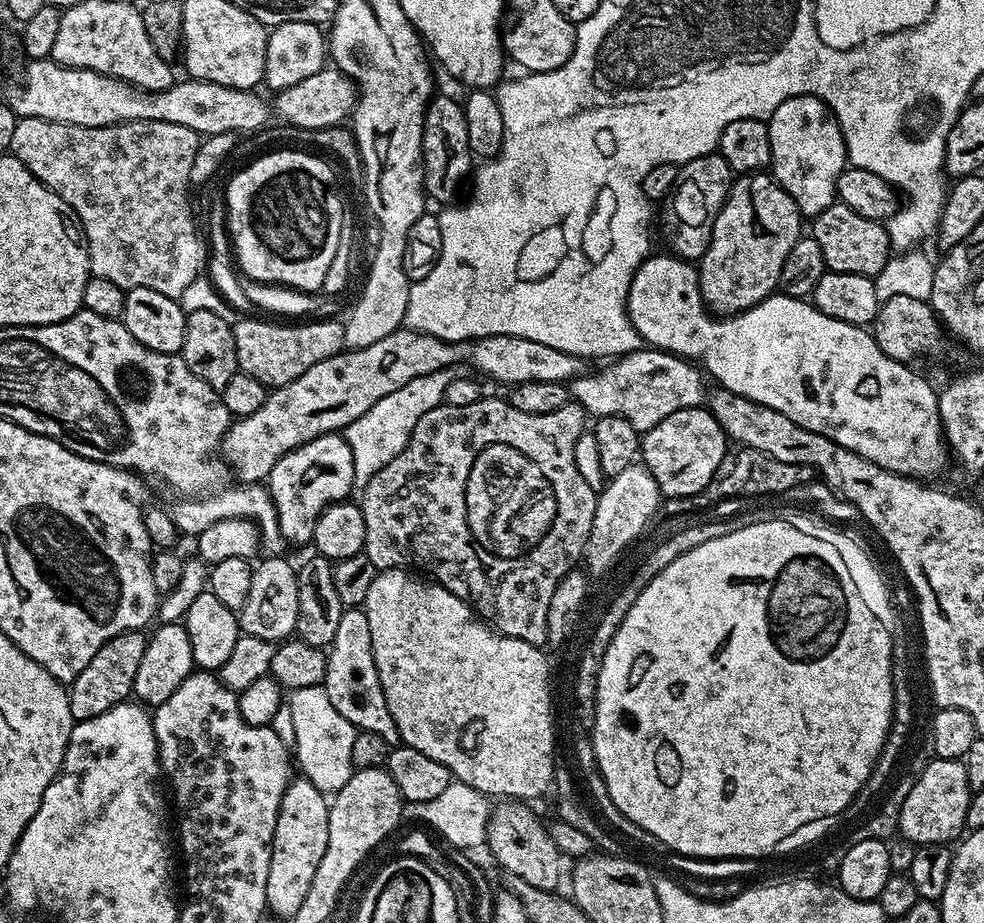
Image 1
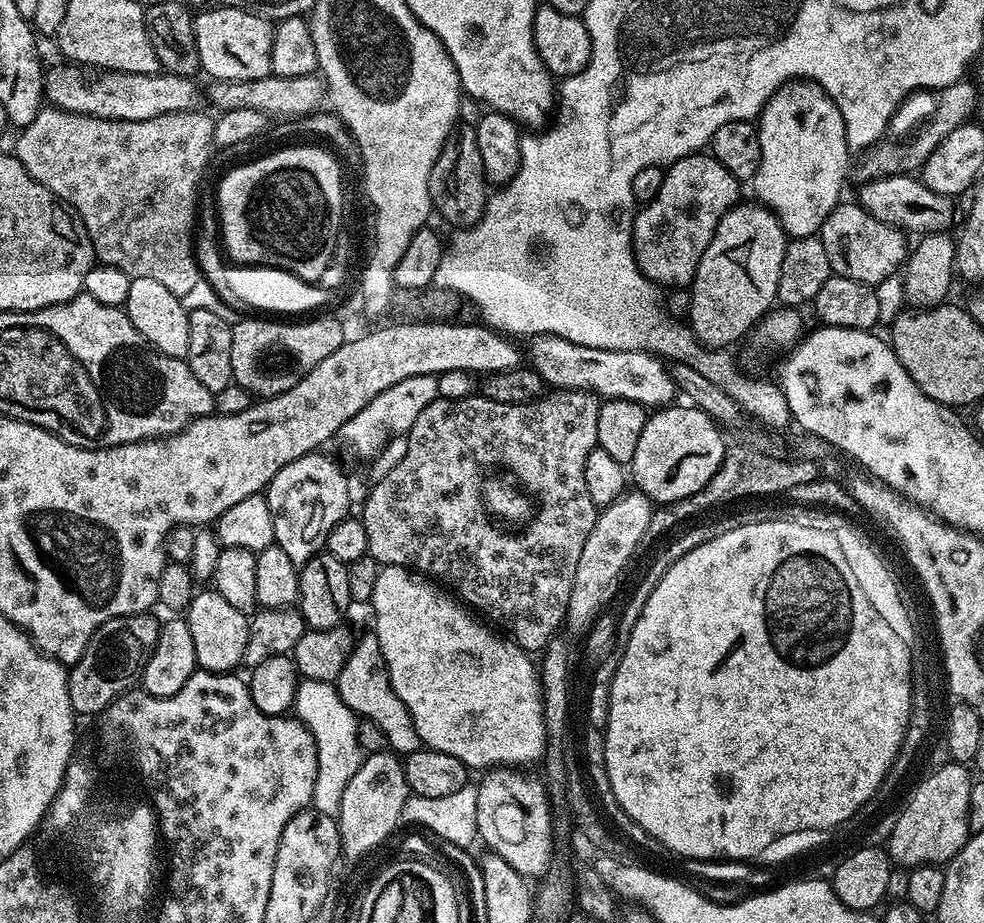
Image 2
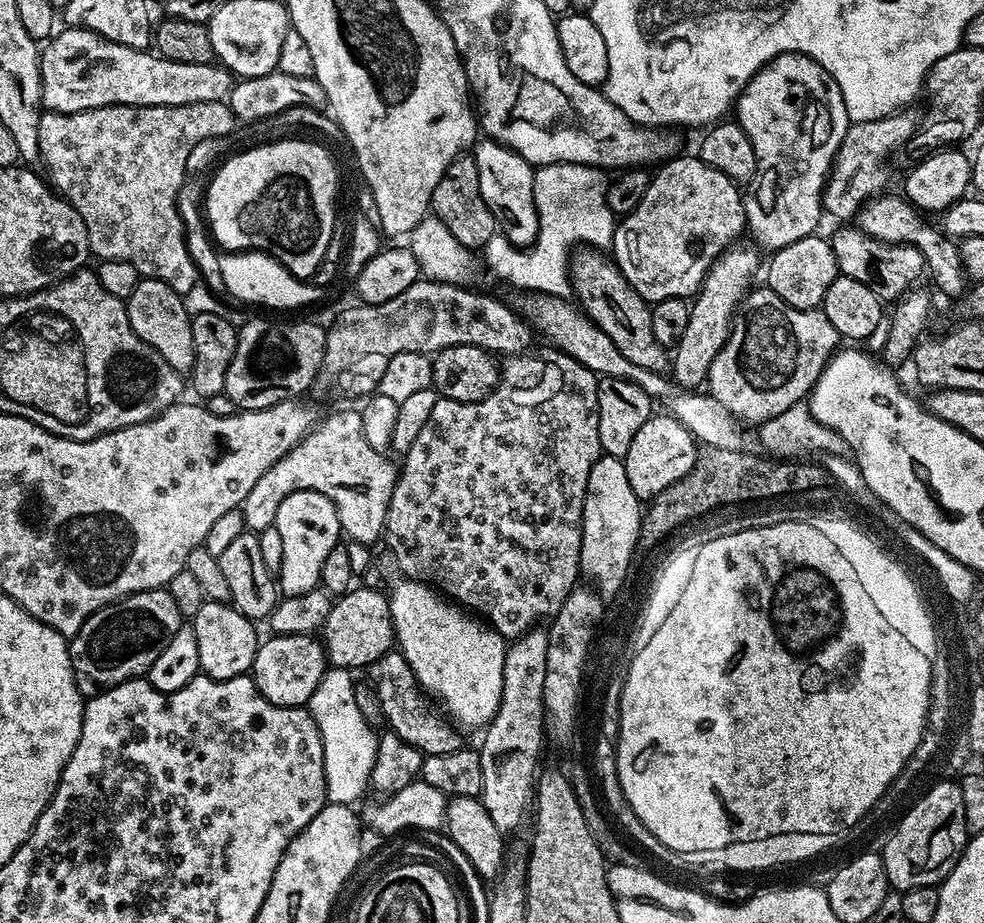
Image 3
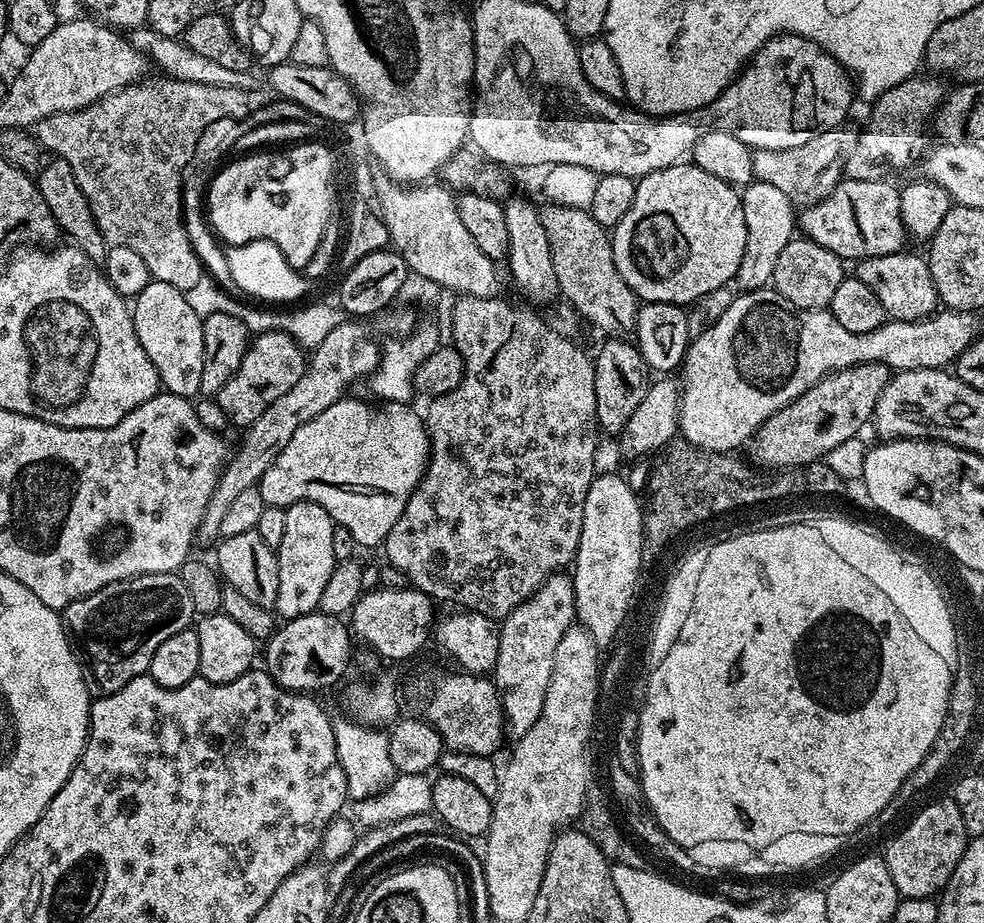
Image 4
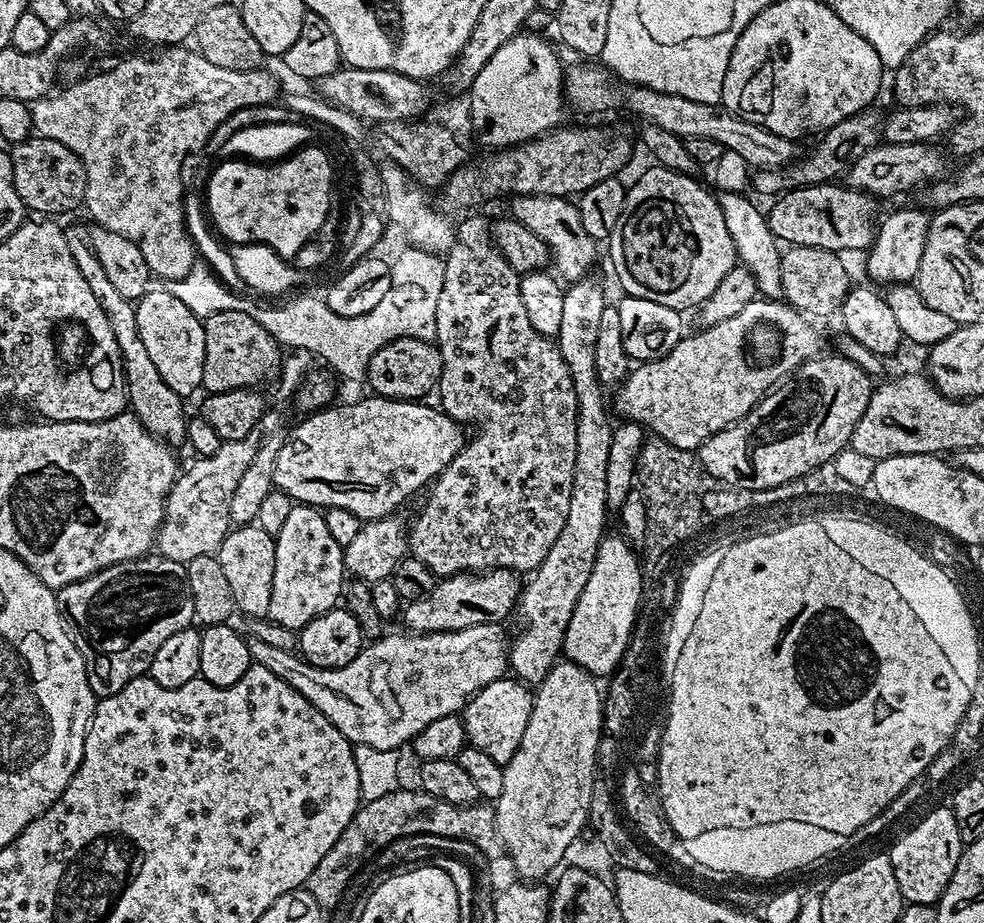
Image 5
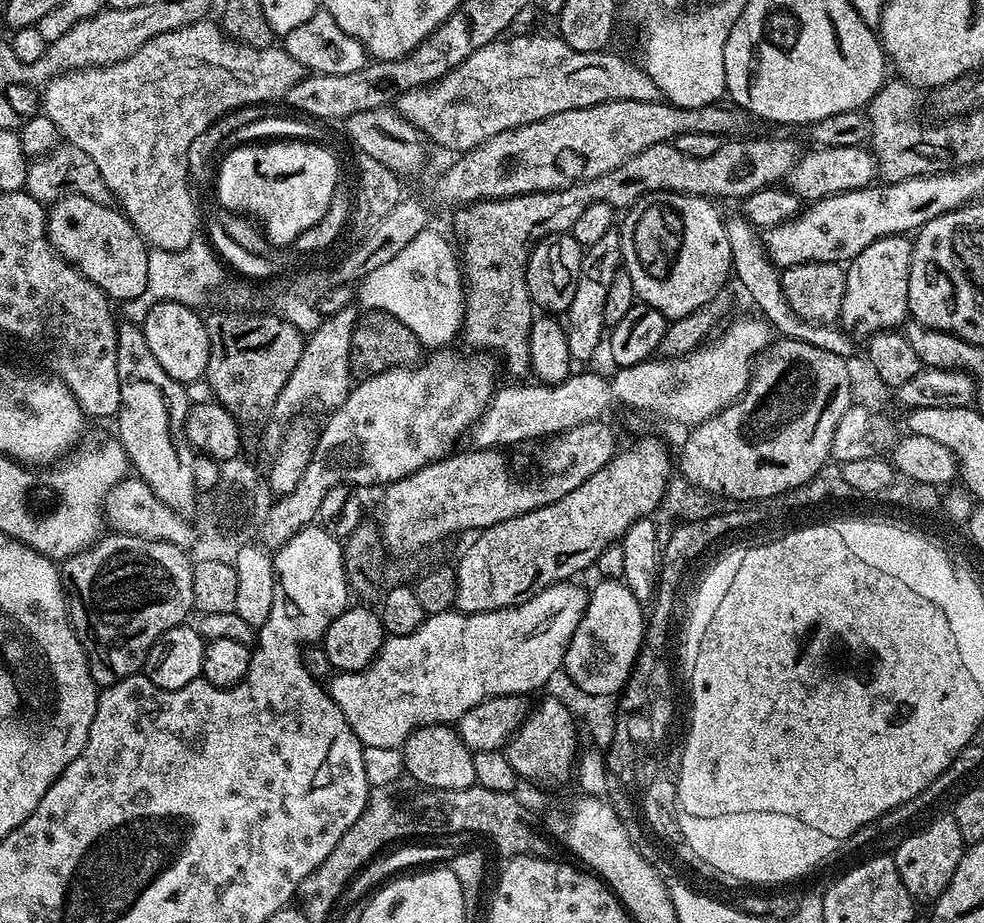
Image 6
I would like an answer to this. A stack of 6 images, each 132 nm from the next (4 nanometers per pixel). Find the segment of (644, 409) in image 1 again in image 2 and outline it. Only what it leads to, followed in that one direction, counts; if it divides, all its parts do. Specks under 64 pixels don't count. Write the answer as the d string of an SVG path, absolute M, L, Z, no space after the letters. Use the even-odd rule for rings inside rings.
M537 334L531 337L532 361L530 367L540 375L545 385L556 390L581 390L591 392L600 398L609 400L629 400L638 402L649 410L668 406L677 399L676 383L670 378L665 365L650 352L623 352L622 350L598 350L594 346L578 346L578 342L570 342L566 338Z

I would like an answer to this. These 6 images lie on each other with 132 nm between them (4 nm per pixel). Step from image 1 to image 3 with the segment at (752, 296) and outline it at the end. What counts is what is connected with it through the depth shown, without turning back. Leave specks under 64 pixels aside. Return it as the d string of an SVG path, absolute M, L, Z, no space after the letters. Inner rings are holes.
M733 243L712 263L710 270L704 275L699 292L695 293L691 301L686 330L683 331L681 340L674 345L670 356L671 379L685 390L699 389L707 381L710 366L714 358L718 358L718 350L722 350L726 338L732 332L732 321L753 287L752 279L759 268L761 271L761 249L755 243L744 243Z

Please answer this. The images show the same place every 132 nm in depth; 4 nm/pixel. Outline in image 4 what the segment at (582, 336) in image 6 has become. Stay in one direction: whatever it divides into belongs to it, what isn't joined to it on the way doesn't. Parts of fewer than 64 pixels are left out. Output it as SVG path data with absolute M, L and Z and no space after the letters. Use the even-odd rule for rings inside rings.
M557 574L548 577L542 587L536 590L530 598L526 598L526 602L522 602L511 612L509 616L505 616L499 625L500 637L498 638L498 658L494 669L494 683L496 692L500 695L500 705L504 711L504 726L507 735L512 738L519 738L526 734L526 730L530 730L530 726L534 726L534 722L538 722L538 714L542 714L542 702L546 702L546 686L550 686L550 670L554 670L554 650L558 650L558 642L562 642L562 634L566 634L569 628L573 627L576 620L576 599L574 598L574 590L572 589L572 578L568 574Z

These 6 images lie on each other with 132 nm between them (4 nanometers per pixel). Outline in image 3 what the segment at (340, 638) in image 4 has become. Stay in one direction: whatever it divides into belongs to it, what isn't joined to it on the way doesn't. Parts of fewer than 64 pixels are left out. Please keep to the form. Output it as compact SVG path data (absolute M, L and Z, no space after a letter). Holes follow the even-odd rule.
M286 634L285 636L269 635L269 640L259 645L256 657L252 663L252 681L258 686L258 690L274 706L283 708L303 708L307 705L309 698L318 690L318 682L322 682L325 672L330 665L325 656L323 643L315 635L303 636L302 634Z

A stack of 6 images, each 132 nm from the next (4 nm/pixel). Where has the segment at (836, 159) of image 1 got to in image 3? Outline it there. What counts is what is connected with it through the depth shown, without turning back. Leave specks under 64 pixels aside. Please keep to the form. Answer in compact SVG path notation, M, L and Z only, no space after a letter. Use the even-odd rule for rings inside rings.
M797 52L776 56L769 64L761 66L736 99L734 120L746 130L746 138L750 138L756 155L756 179L746 192L747 235L764 250L790 246L790 242L798 242L798 238L813 235L822 217L824 183L850 123L838 82L809 56Z

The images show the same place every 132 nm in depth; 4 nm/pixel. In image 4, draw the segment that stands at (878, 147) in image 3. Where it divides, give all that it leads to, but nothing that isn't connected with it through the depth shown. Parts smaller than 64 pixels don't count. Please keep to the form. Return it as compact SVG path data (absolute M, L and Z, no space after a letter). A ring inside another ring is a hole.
M848 127L831 128L818 134L818 138L810 138L810 142L802 142L802 146L794 146L790 150L755 149L752 157L756 180L782 190L782 194L786 194L797 206L822 202L839 186L856 146L857 129Z

